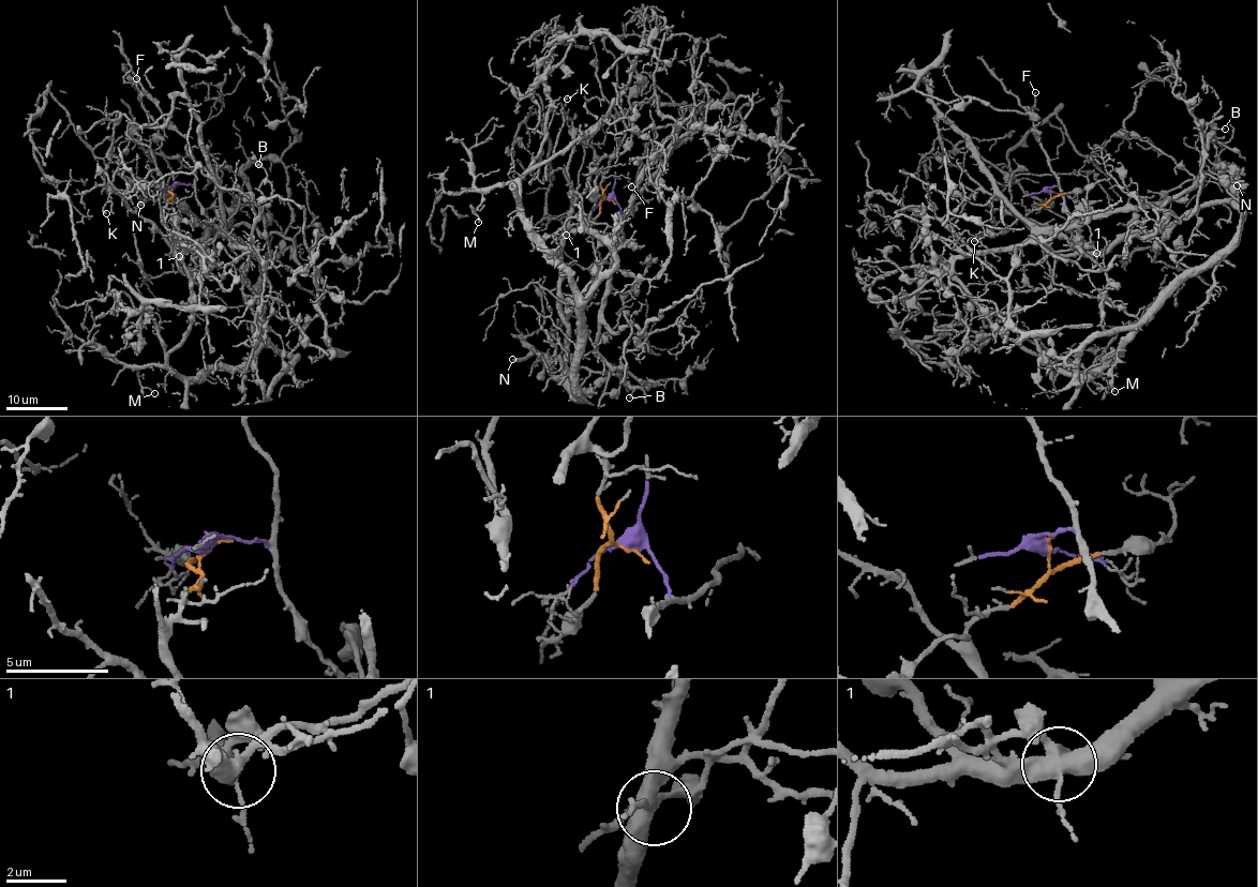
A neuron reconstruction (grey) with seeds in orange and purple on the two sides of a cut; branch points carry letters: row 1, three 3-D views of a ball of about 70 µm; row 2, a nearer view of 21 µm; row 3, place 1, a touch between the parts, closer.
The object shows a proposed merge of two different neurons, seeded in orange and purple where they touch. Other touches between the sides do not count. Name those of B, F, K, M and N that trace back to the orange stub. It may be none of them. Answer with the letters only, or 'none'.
K, M, N

